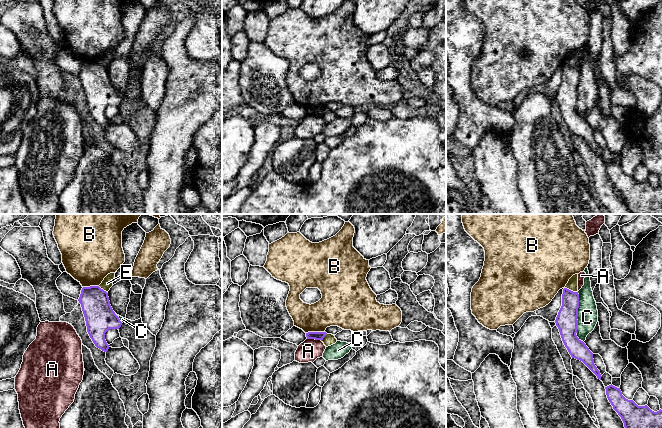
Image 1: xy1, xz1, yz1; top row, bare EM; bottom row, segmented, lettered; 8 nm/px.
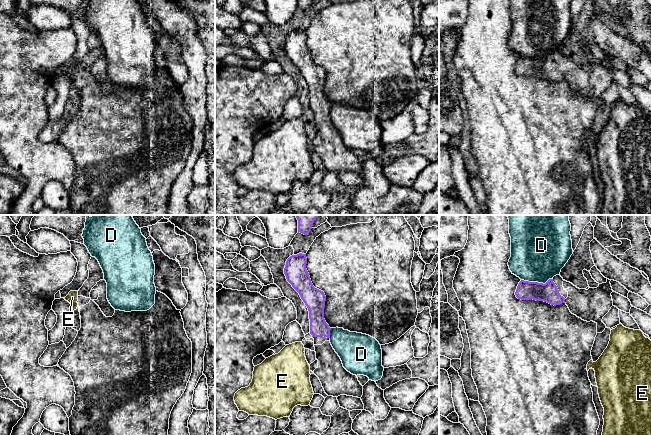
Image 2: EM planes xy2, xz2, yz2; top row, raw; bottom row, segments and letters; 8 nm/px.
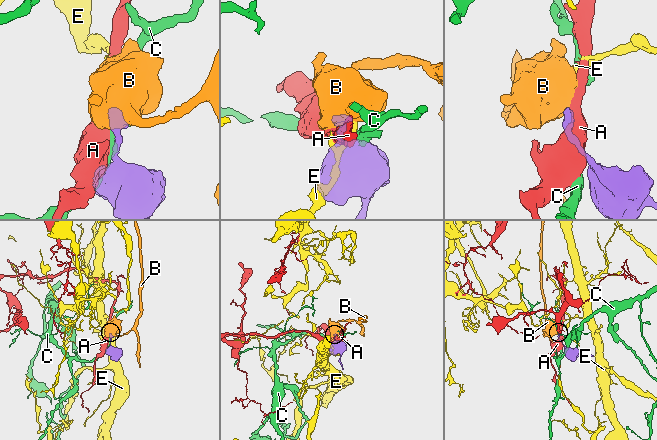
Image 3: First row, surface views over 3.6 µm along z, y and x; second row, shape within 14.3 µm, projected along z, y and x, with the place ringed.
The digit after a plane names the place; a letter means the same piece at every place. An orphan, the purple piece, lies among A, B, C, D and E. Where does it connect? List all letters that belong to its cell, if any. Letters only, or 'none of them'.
none of them

